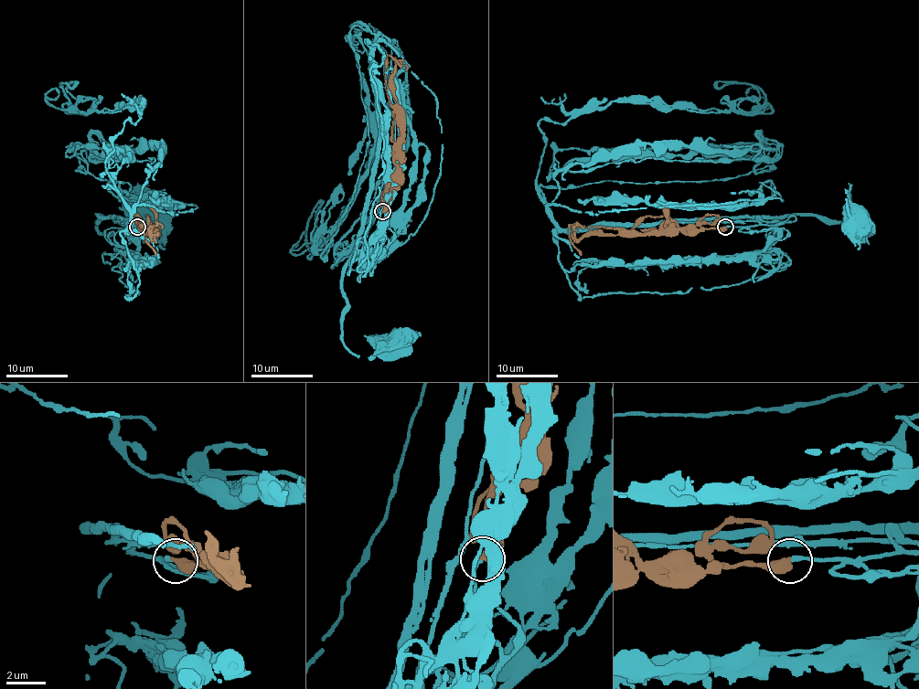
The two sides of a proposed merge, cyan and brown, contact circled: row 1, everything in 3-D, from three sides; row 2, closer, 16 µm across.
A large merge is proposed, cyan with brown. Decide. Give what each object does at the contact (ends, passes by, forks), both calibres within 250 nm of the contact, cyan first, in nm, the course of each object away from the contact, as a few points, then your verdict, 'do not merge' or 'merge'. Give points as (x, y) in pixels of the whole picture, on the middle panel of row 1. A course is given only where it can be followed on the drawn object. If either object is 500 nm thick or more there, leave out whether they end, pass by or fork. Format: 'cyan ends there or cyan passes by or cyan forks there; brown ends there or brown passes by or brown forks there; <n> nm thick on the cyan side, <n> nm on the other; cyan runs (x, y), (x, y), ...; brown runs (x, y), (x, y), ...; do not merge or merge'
cyan passes by; brown passes by; 120 nm thick on the cyan side, 400 nm on the other; cyan runs (383, 213), (374, 260), (386, 62), (368, 38), (379, 144), (343, 342), (374, 357), (395, 343); brown runs (383, 211), (383, 206), (399, 185), (401, 164), (394, 59), (390, 54), (386, 58), (386, 71); merge

